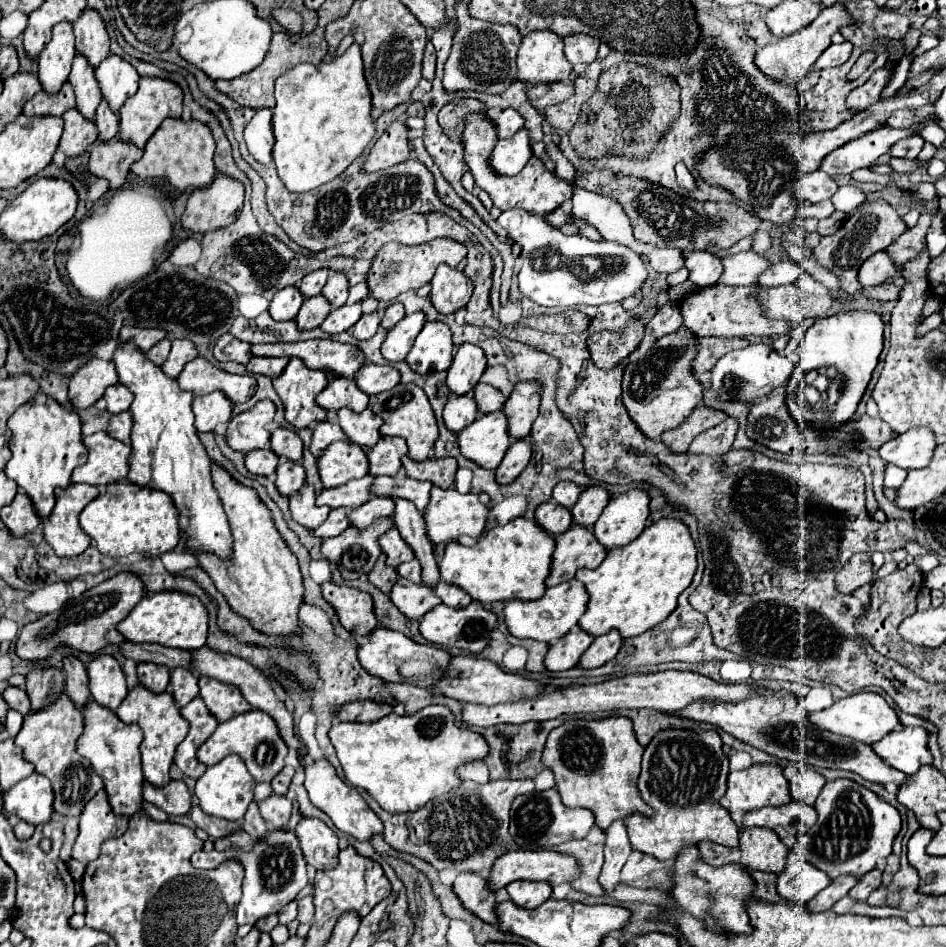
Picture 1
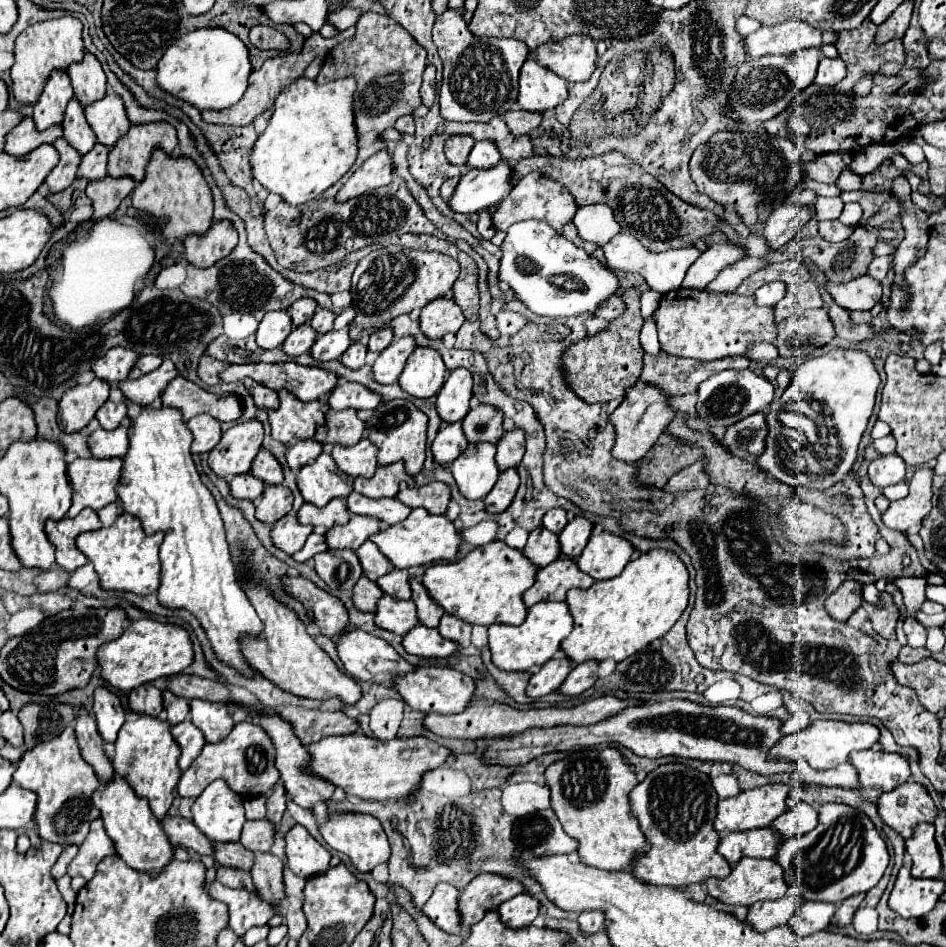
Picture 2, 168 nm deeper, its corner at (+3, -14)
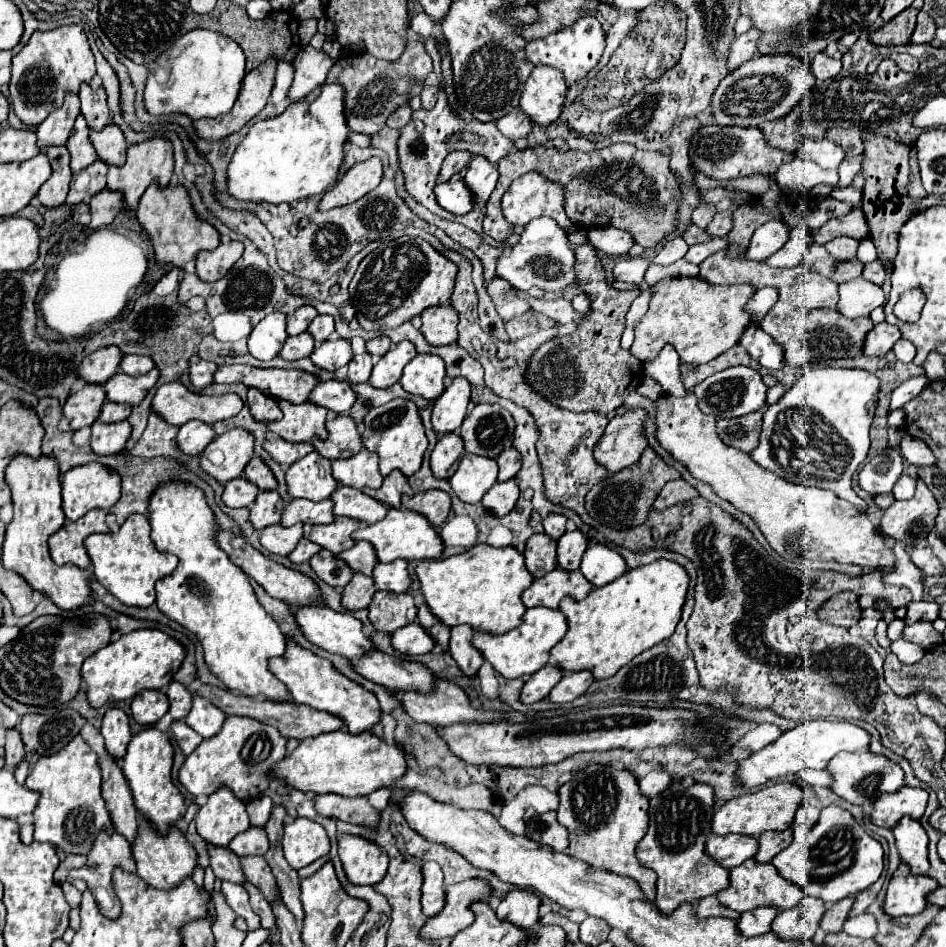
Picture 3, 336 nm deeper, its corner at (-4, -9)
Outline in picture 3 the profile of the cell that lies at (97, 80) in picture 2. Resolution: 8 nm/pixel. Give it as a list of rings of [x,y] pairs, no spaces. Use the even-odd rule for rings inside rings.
[[[83,85],[83,89],[79,89],[79,99],[81,99],[81,115],[85,117],[89,129],[101,131],[107,123],[111,123],[103,89],[97,91],[97,99],[95,99],[91,85]]]

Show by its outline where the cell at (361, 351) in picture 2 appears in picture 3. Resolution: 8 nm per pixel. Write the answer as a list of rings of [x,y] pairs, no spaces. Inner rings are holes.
[[[369,353],[353,357],[351,363],[349,363],[349,375],[347,375],[349,383],[365,383],[369,379],[371,369],[373,369],[373,363],[371,363]]]

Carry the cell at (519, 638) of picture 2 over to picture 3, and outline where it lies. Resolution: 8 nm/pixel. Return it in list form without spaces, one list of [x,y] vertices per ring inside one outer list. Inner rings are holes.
[[[527,609],[523,615],[523,623],[503,635],[489,633],[473,633],[473,647],[483,655],[491,667],[503,675],[505,679],[529,677],[539,671],[549,661],[549,651],[559,643],[559,639],[567,633],[565,617],[555,609]]]

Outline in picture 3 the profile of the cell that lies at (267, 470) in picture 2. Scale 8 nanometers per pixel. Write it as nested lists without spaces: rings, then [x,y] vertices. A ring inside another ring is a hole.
[[[253,457],[253,459],[247,463],[243,475],[245,475],[247,481],[251,481],[253,485],[257,485],[259,491],[271,491],[271,489],[277,487],[277,481],[275,481],[271,469],[269,469],[259,457]]]

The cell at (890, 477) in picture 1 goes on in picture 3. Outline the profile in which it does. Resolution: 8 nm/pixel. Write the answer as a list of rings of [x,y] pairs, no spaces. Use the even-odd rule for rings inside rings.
[[[901,475],[899,481],[897,481],[895,487],[893,487],[893,497],[895,497],[897,501],[901,501],[901,499],[911,499],[913,493],[915,493],[915,483],[917,483],[915,477]]]

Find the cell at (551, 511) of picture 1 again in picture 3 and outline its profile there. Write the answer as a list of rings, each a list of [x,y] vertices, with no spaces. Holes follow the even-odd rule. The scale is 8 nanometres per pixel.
[[[535,533],[535,537],[531,537],[527,541],[527,547],[523,551],[525,567],[535,579],[547,575],[549,571],[553,571],[557,567],[555,547],[557,545],[553,541],[549,541],[549,537],[545,533]]]

